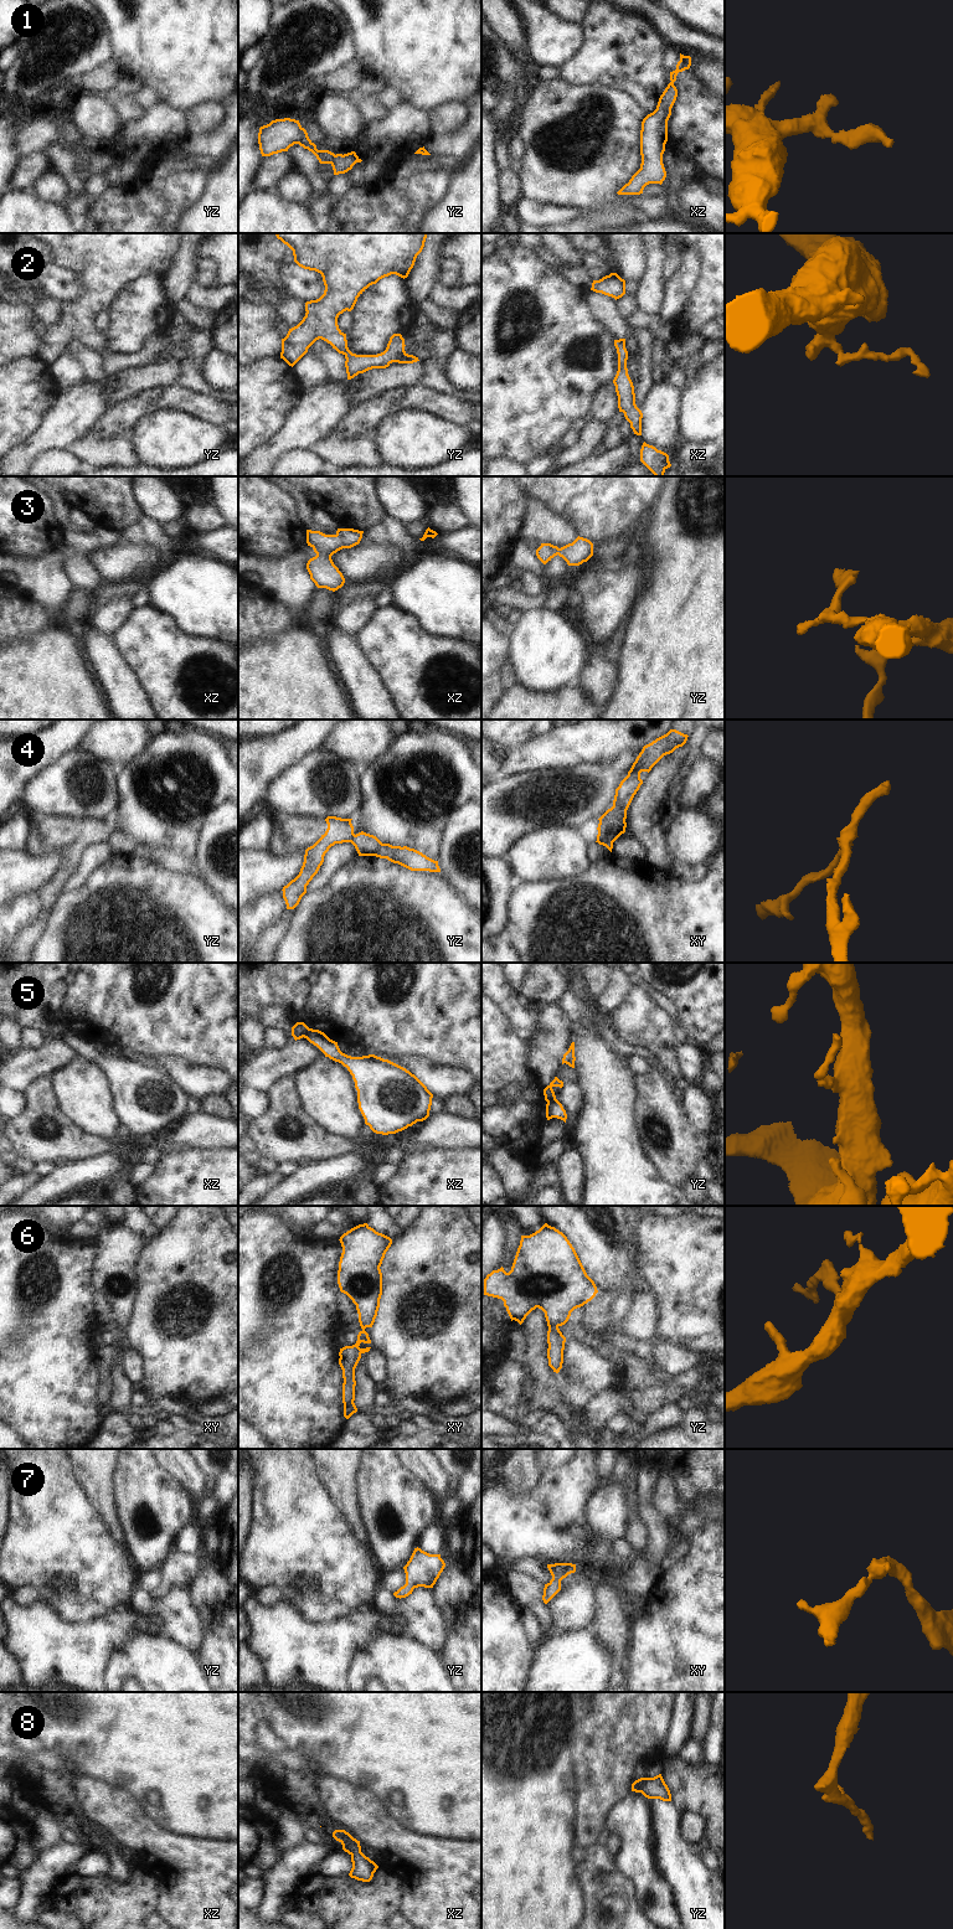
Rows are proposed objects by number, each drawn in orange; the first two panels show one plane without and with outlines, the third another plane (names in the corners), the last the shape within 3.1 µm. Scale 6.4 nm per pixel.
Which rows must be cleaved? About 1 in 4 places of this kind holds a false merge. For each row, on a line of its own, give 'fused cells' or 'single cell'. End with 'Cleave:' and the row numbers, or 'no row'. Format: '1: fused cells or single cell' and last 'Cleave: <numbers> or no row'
1: single cell
2: single cell
3: single cell
4: fused cells
5: fused cells
6: single cell
7: single cell
8: single cell
Cleave: 4, 5

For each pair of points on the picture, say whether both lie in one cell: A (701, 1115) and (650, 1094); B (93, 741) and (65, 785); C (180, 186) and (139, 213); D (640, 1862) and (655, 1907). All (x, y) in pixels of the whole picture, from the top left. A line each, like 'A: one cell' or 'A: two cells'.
A: two cells
B: two cells
C: one cell
D: one cell

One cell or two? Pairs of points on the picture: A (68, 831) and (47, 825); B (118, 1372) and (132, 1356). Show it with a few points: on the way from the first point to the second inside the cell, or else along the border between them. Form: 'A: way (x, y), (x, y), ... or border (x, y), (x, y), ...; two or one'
A: way (63, 831), (55, 831), (52, 829); one
B: border (124, 1352), (123, 1371), (138, 1388); two

